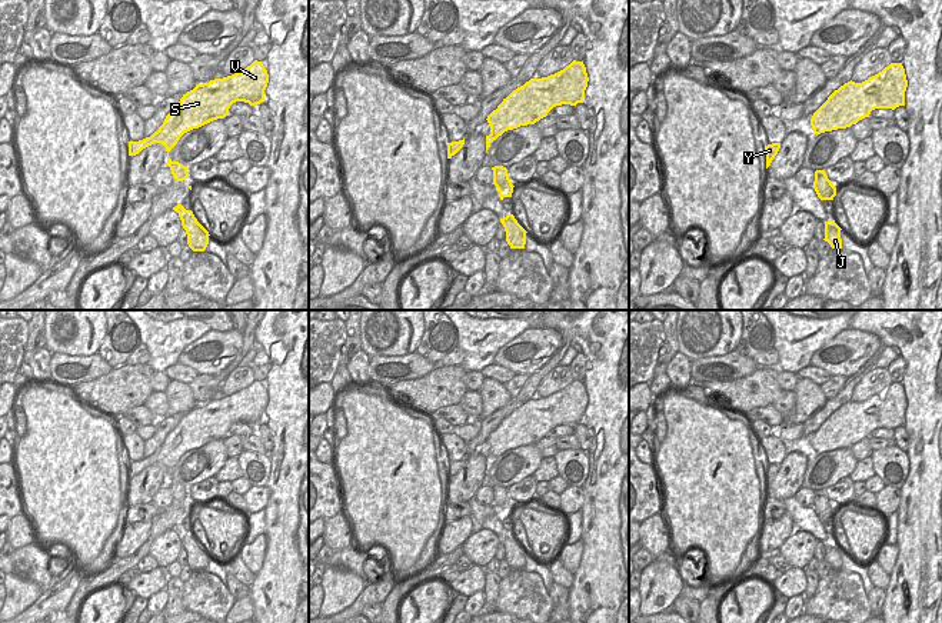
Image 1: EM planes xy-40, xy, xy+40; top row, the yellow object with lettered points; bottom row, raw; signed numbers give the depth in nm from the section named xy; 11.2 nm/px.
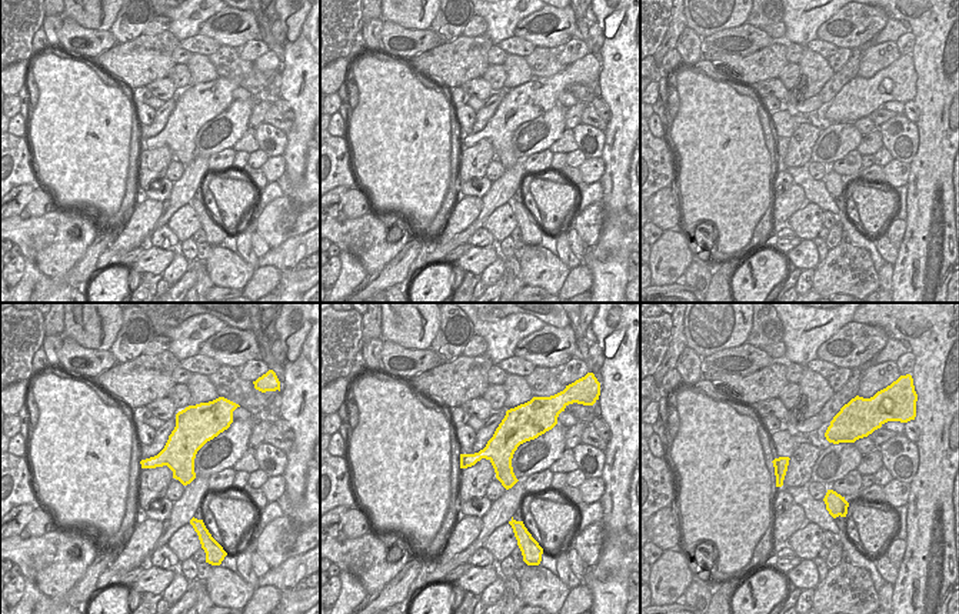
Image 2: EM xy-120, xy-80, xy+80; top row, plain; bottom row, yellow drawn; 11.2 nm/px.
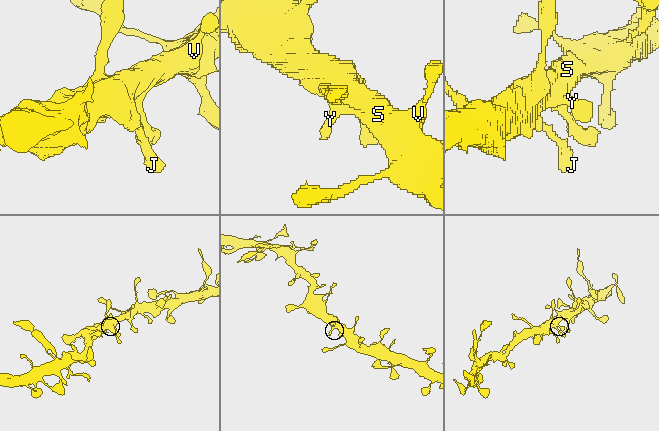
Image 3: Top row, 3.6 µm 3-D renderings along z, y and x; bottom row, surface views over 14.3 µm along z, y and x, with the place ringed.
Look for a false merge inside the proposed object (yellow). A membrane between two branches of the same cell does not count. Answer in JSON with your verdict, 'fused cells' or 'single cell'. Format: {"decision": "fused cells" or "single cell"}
{"decision": "single cell"}

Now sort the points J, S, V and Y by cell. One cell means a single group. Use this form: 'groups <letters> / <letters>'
groups J S V Y

